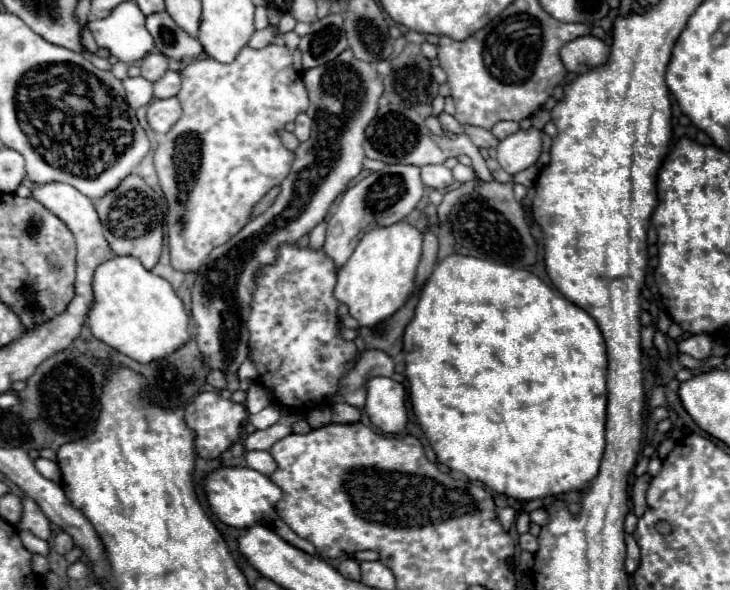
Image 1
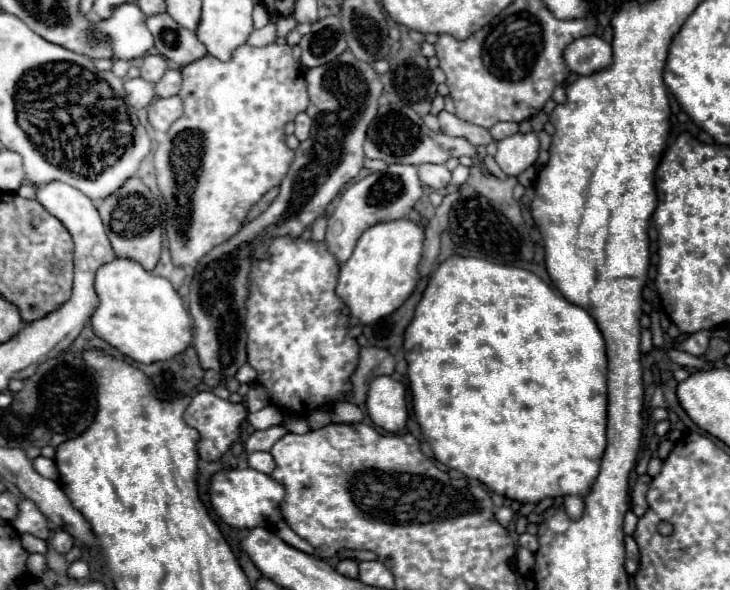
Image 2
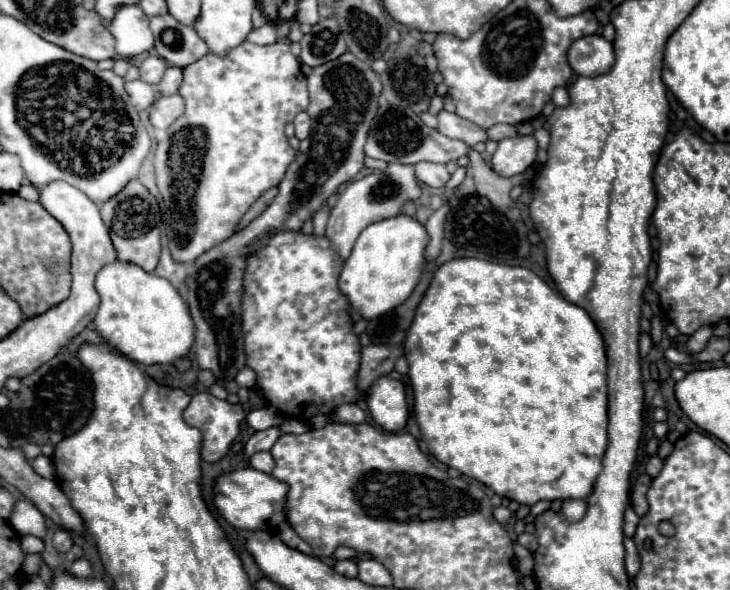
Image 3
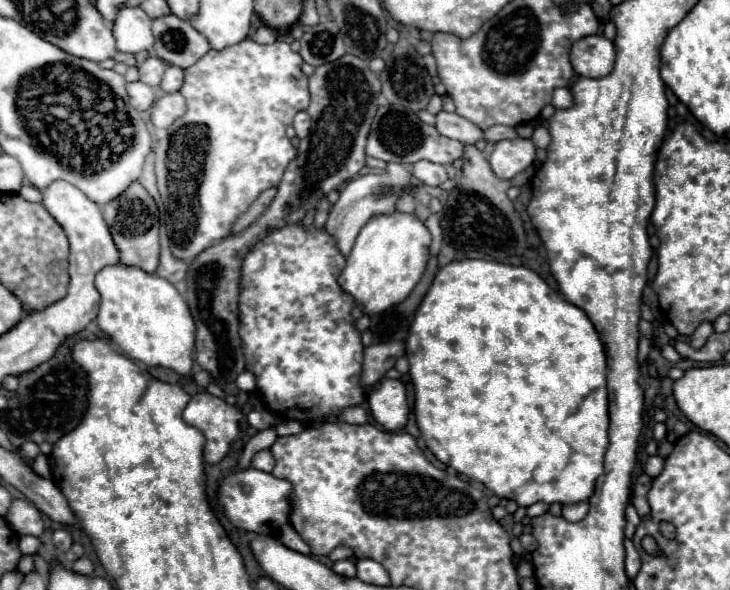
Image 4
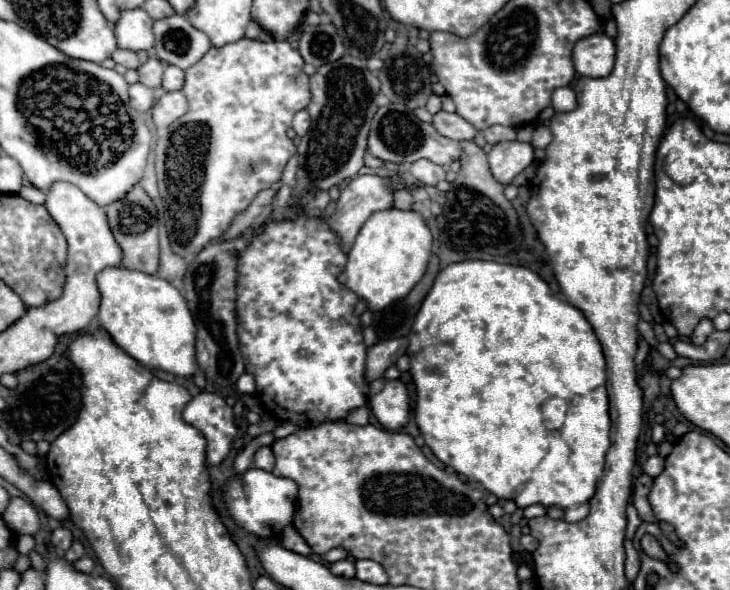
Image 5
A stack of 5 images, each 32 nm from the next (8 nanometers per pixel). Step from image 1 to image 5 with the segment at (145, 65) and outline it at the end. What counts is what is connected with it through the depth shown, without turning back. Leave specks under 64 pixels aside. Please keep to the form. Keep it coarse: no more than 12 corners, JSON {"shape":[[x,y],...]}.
{"shape":[[148,60],[138,68],[140,82],[148,88],[162,84],[164,64]]}

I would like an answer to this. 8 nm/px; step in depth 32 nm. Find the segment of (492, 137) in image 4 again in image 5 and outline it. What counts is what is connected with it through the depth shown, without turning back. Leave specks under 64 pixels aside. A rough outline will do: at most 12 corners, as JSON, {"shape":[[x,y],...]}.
{"shape":[[508,126],[484,130],[488,144],[516,140],[516,130]]}

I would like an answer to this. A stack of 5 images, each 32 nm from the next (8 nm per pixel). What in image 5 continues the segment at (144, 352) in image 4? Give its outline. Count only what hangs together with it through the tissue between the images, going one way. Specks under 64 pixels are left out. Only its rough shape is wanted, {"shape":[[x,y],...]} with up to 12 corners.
{"shape":[[96,280],[100,326],[146,368],[194,376],[196,326],[168,280]]}

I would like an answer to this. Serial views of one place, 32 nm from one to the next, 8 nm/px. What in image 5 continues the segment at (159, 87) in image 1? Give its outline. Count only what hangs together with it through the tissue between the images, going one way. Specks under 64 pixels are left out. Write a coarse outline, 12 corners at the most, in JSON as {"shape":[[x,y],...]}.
{"shape":[[176,66],[164,70],[164,90],[180,90],[184,84],[184,70]]}

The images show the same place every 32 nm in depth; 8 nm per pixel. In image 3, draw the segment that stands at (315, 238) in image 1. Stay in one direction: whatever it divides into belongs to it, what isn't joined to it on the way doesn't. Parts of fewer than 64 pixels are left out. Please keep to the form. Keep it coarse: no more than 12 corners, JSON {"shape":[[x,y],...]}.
{"shape":[[328,204],[314,214],[314,234],[324,234],[328,214]]}

